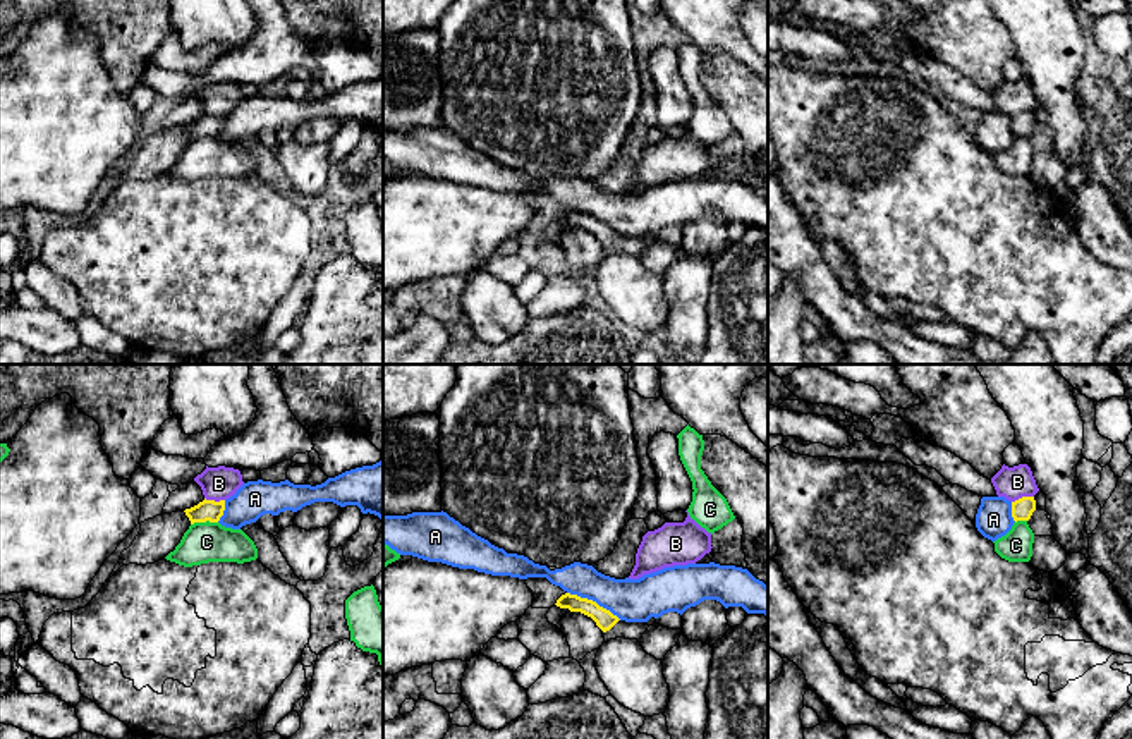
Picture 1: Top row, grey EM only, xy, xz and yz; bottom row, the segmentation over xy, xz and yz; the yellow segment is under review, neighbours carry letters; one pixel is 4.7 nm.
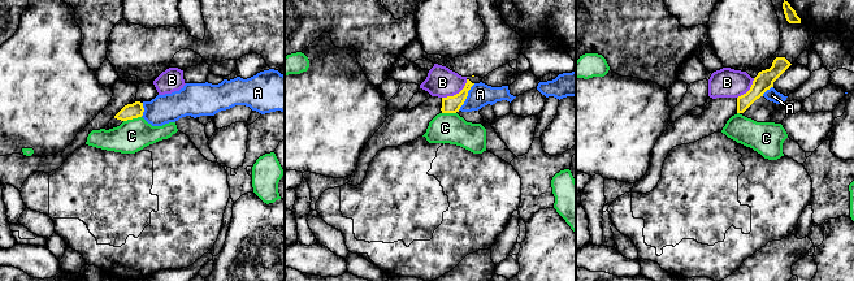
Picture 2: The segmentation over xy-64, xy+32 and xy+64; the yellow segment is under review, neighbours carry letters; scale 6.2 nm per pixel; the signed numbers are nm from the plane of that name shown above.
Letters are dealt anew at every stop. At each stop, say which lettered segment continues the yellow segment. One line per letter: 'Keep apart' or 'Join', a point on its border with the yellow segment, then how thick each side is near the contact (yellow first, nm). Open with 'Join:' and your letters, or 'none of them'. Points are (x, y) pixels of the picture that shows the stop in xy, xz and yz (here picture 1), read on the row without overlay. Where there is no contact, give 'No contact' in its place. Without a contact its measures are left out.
Join: none of them
A: Keep apart. Touches yellow at xz (595, 217). Thickness 90 nm (yellow) against 200 nm
B: Keep apart. Touches yellow at yz (1022, 112). Thickness 100 nm (yellow) against 150 nm
C: Keep apart. Touches yellow at xy (203, 136). Thickness 100 nm (yellow) against 190 nm

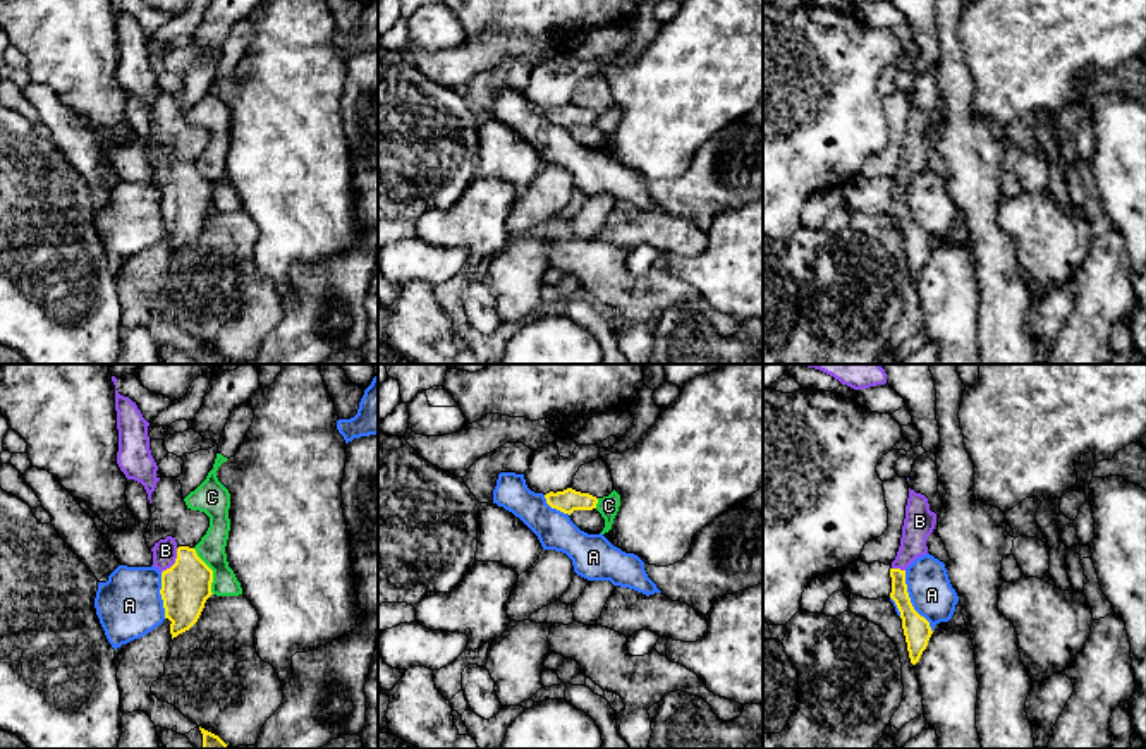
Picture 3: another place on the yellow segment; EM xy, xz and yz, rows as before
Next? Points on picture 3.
Join: B
A: Keep apart. Touches yellow at yz (909, 217). Thickness 130 nm (yellow) against 200 nm
B: Join. Touches yellow at xy (176, 177). Thickness 240 nm (yellow) against 110 nm
C: Keep apart. Touches yellow at xy (212, 186). Thickness 240 nm (yellow) against 130 nm

